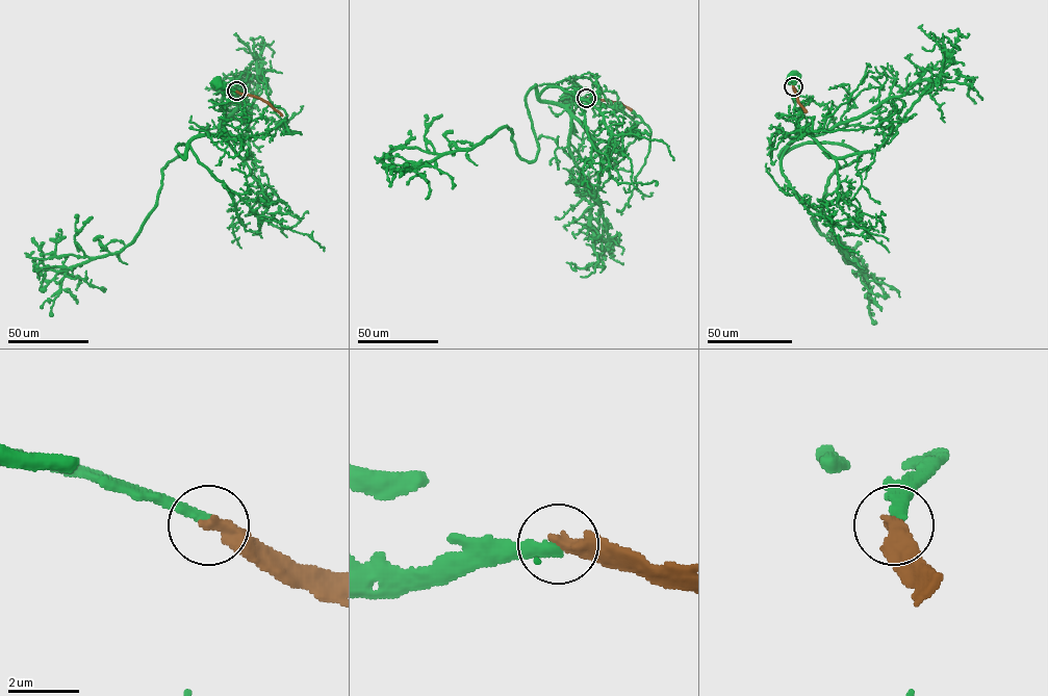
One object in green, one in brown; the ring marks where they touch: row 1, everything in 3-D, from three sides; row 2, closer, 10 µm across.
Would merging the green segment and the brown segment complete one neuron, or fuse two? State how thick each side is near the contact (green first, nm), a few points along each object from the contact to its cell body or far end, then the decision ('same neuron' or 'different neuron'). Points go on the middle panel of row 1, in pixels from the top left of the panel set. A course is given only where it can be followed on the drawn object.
320 nm thick on the green side, 420 nm on the other; green runs (586, 98), (572, 99), (565, 95); brown runs (586, 98), (619, 102), (632, 109); same neuron

